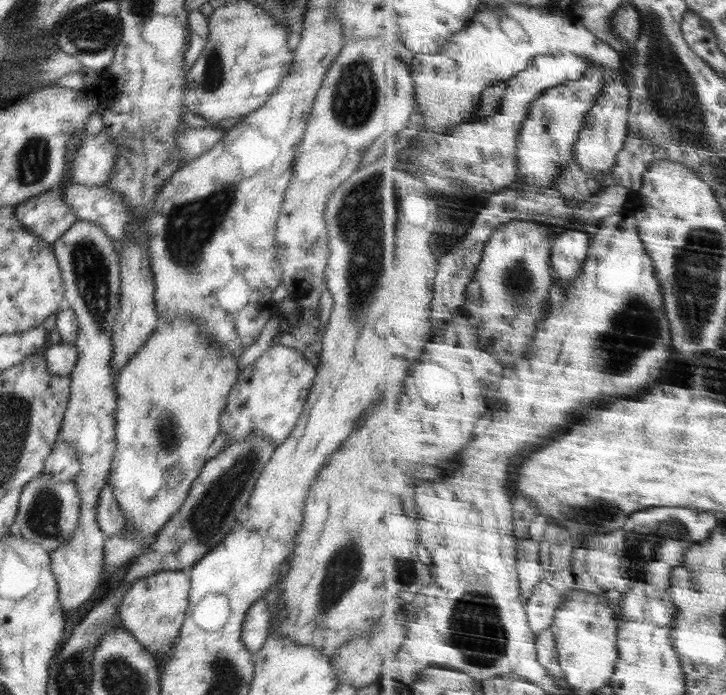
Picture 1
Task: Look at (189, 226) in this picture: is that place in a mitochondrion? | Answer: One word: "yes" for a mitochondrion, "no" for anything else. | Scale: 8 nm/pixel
yes

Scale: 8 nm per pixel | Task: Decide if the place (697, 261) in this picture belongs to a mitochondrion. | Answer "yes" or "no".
yes

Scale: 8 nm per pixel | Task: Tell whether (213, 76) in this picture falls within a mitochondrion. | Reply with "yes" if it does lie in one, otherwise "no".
yes

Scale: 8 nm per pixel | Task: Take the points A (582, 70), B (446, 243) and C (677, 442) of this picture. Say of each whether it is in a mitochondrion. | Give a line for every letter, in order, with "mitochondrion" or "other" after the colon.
A: other
B: other
C: other

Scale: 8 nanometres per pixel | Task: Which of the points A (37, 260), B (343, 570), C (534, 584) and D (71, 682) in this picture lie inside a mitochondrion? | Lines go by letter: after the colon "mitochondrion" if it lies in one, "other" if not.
A: other
B: mitochondrion
C: other
D: mitochondrion

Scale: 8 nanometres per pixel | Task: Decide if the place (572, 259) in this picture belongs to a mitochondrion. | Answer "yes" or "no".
no

